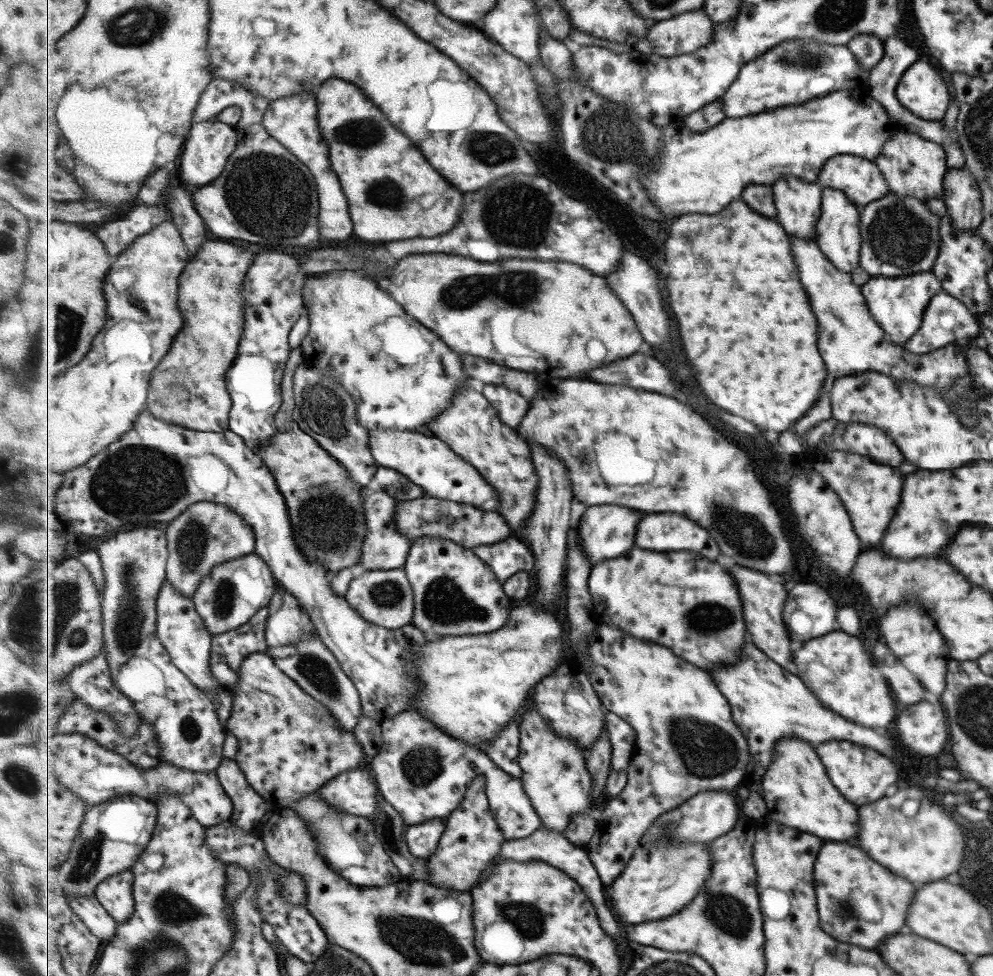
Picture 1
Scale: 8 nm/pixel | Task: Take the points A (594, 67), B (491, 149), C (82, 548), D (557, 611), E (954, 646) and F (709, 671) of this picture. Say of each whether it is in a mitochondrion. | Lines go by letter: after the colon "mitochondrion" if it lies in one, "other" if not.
A: other
B: mitochondrion
C: other
D: other
E: other
F: other

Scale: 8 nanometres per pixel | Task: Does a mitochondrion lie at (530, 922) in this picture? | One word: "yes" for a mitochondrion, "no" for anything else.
yes

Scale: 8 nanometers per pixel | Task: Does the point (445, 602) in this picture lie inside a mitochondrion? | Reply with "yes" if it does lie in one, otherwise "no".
yes

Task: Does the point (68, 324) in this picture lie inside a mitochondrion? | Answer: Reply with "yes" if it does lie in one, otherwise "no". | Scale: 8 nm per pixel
yes

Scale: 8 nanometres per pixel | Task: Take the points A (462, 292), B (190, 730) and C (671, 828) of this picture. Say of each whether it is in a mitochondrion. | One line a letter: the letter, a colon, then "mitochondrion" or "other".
A: mitochondrion
B: mitochondrion
C: mitochondrion

